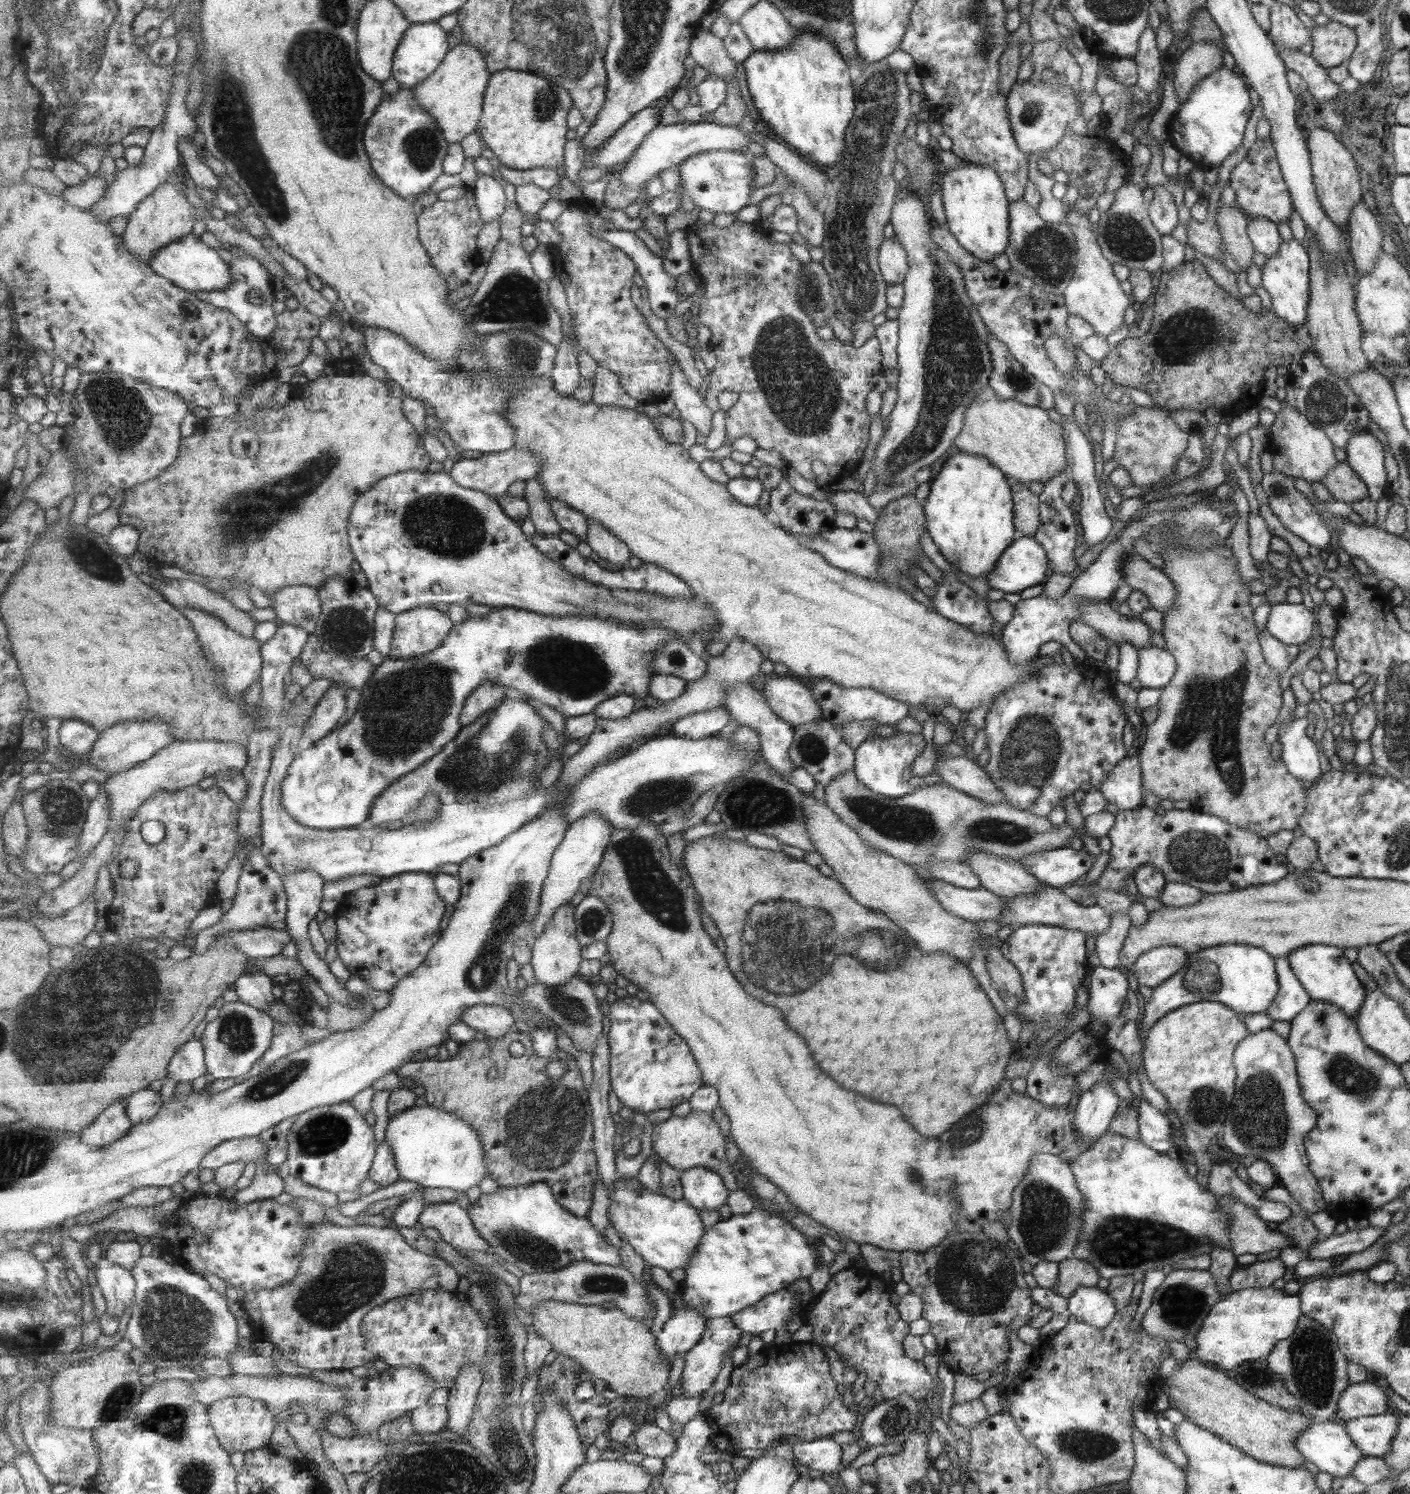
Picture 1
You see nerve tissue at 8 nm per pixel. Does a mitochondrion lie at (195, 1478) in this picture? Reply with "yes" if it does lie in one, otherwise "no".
yes

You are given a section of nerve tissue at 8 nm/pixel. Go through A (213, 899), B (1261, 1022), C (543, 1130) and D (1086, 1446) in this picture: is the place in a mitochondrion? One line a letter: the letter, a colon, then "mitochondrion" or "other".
A: other
B: other
C: mitochondrion
D: mitochondrion

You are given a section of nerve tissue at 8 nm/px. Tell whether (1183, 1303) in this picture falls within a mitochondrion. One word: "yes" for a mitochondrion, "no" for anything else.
yes

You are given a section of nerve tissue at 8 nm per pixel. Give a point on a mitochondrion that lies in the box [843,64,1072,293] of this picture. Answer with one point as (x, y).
(1034, 112)

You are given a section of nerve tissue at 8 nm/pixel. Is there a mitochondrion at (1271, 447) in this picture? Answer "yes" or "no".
no

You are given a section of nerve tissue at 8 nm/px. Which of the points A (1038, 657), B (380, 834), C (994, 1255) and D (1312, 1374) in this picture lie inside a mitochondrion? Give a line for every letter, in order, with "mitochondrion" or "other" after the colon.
A: other
B: other
C: mitochondrion
D: mitochondrion

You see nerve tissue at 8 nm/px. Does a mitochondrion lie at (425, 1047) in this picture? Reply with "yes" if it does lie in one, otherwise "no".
no

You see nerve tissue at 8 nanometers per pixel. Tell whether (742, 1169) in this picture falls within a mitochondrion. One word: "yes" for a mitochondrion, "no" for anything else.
no

